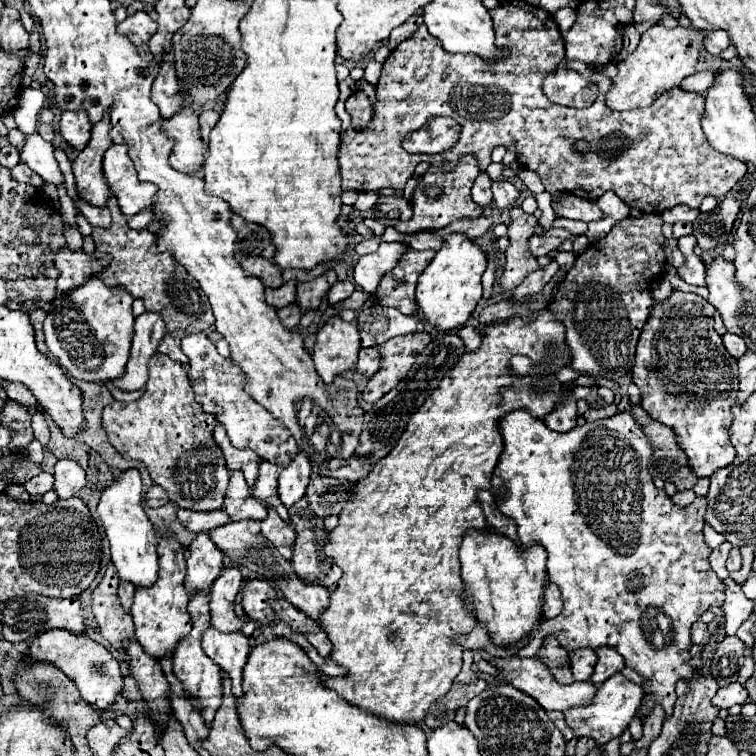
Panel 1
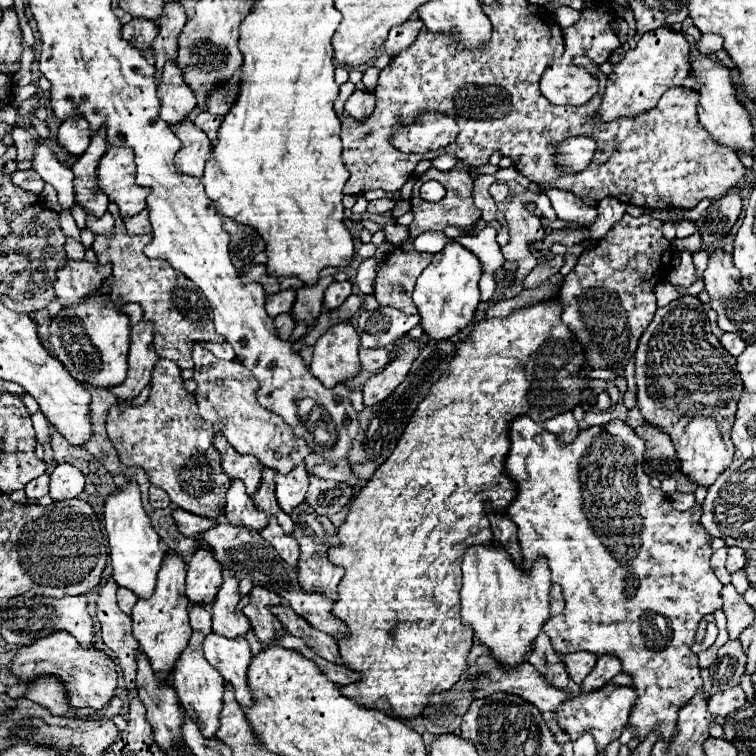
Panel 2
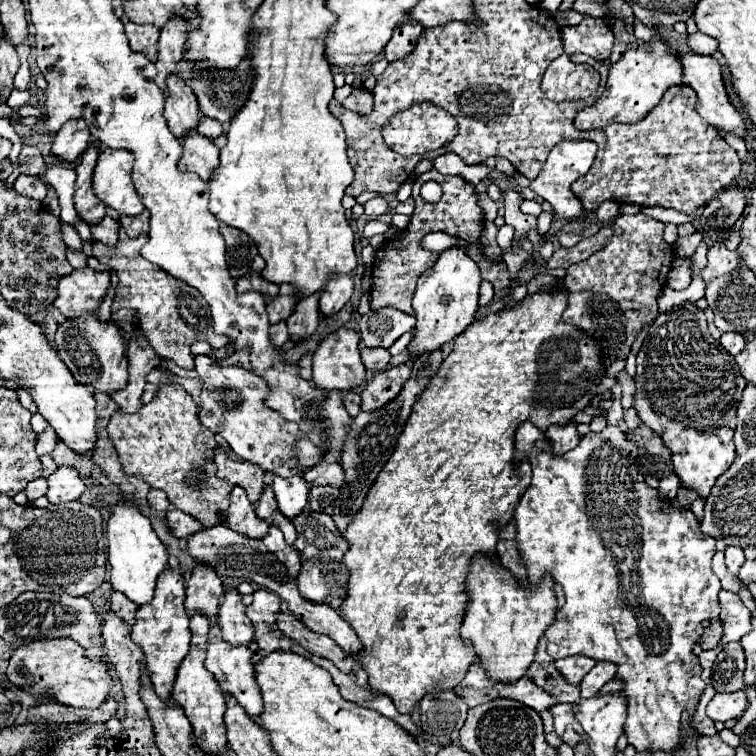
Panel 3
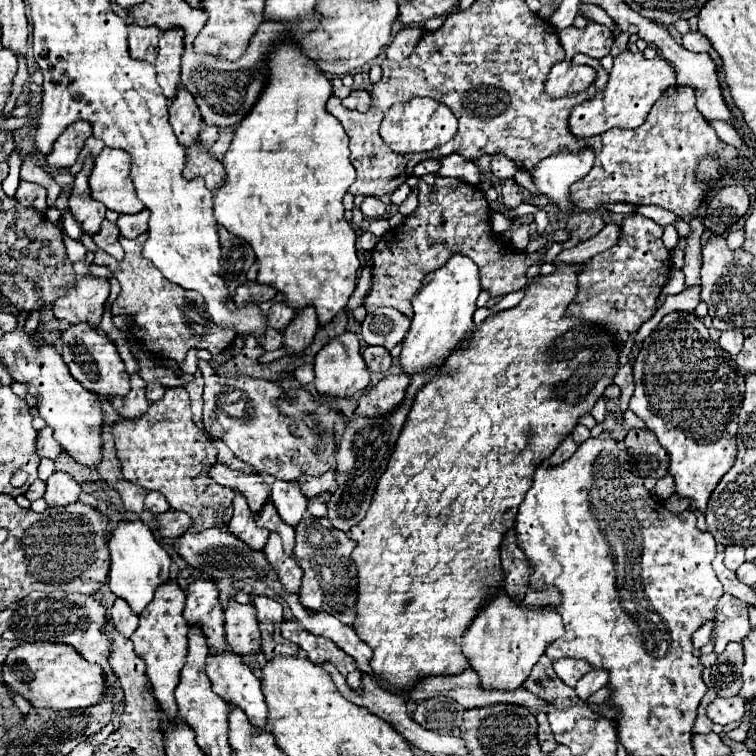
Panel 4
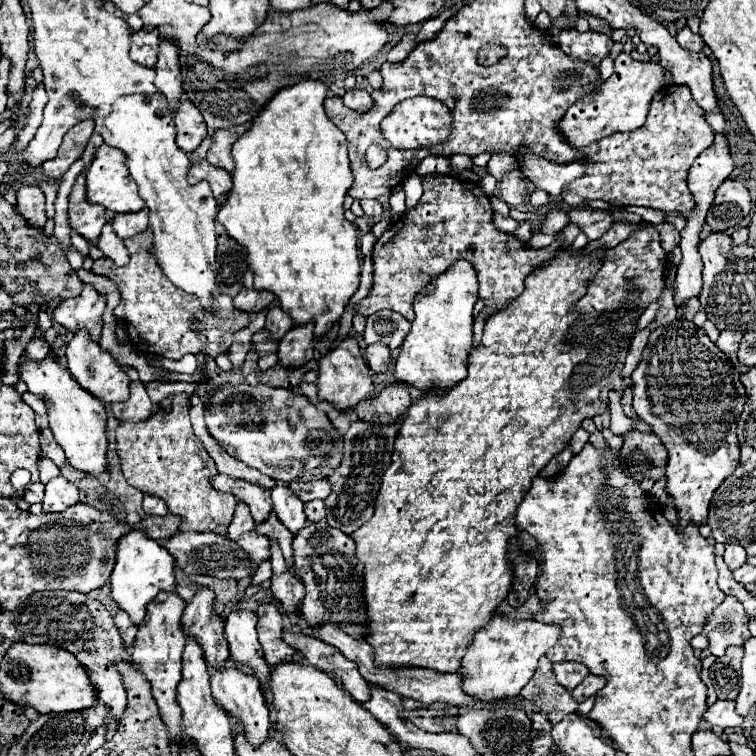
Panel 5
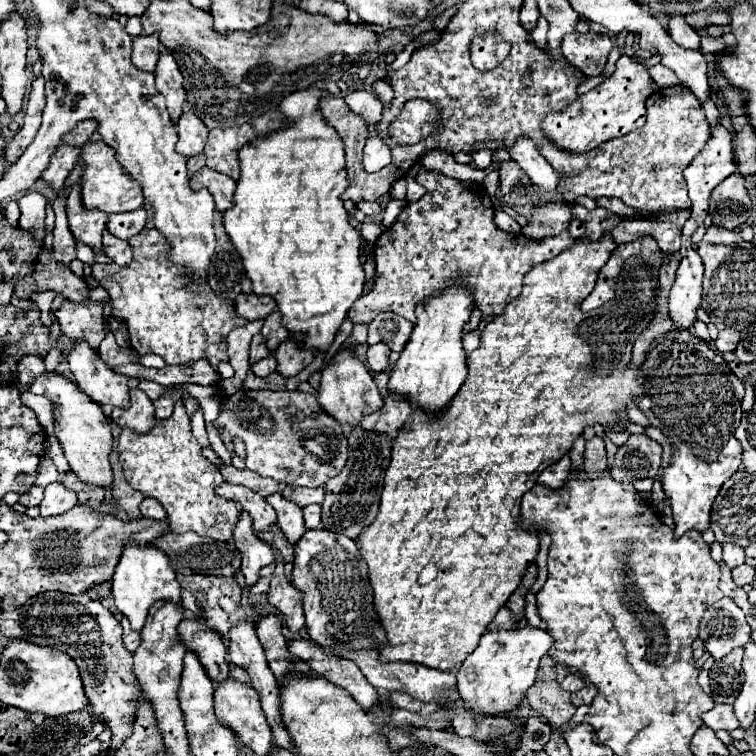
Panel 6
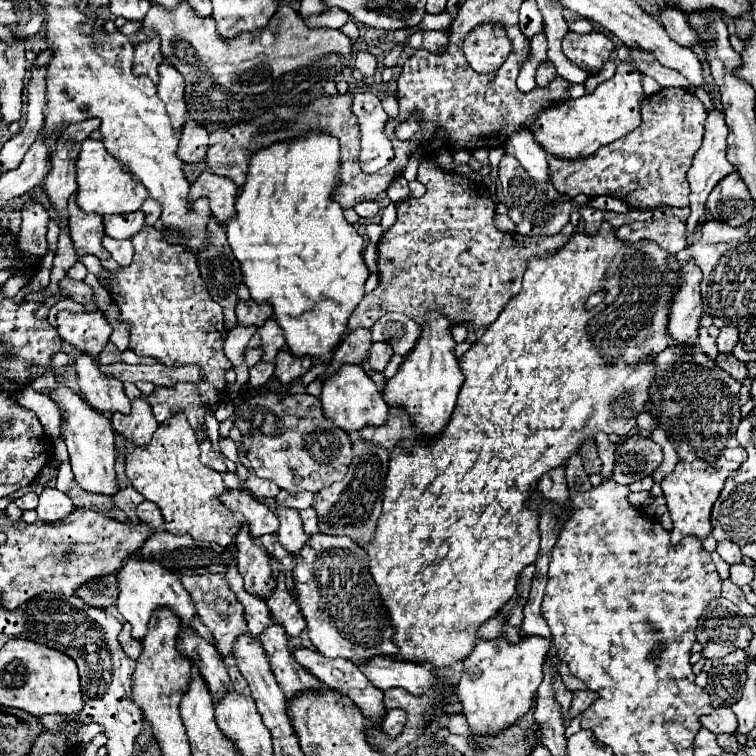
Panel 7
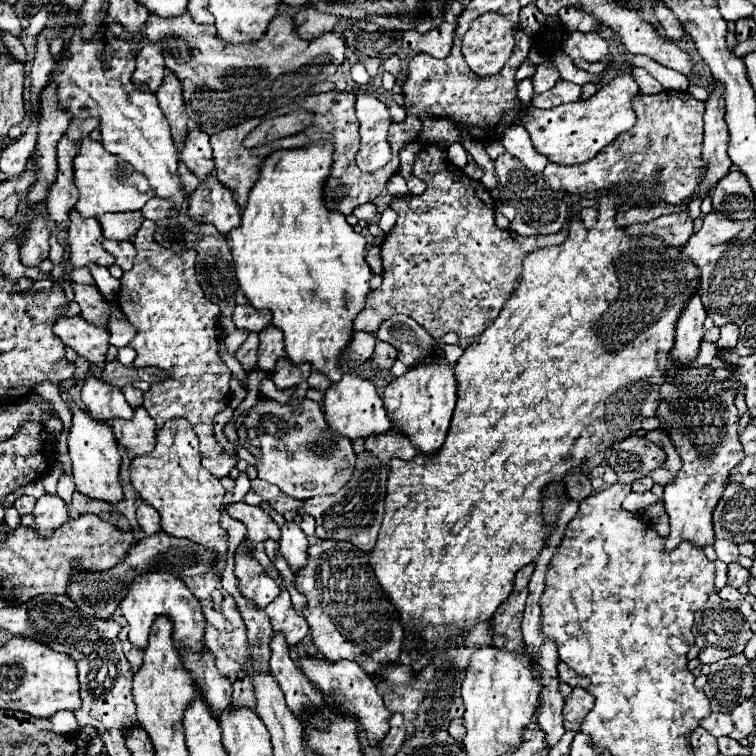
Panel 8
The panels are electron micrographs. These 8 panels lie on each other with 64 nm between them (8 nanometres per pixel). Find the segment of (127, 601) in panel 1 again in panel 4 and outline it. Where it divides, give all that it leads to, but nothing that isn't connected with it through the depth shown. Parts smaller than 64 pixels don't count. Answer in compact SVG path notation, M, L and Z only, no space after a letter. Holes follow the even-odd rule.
M116 600L114 606L112 606L112 612L110 612L110 618L116 626L116 630L124 636L124 638L130 638L134 634L134 630L138 628L138 616L128 608L128 604L124 604L124 600Z

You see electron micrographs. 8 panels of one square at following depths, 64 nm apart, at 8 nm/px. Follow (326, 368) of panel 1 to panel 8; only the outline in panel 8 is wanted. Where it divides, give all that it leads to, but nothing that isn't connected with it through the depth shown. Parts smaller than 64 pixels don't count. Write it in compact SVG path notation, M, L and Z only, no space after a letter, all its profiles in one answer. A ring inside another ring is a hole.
M344 374L338 384L332 384L324 394L324 414L326 422L332 430L336 430L340 436L348 438L350 442L366 440L368 436L386 434L392 430L392 422L388 418L388 412L384 410L382 398L378 396L374 384L370 380L364 380L354 374Z

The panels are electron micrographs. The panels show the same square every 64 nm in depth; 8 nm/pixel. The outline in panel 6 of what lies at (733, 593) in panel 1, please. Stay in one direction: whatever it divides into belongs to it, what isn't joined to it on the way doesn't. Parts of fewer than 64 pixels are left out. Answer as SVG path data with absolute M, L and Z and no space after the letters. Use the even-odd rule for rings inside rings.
M722 598L714 608L708 608L700 620L698 638L712 658L720 660L738 646L750 642L752 628L746 622L744 612L730 600Z

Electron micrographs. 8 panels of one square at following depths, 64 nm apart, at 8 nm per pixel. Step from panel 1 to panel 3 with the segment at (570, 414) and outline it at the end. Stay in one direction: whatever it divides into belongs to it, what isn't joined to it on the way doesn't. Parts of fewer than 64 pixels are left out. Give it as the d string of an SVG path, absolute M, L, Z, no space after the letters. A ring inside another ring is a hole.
M572 422L572 424L566 424L564 428L552 426L552 428L548 428L546 434L548 434L550 442L552 442L552 452L554 452L556 456L562 456L562 454L570 452L570 450L576 448L578 442L580 442L574 422Z

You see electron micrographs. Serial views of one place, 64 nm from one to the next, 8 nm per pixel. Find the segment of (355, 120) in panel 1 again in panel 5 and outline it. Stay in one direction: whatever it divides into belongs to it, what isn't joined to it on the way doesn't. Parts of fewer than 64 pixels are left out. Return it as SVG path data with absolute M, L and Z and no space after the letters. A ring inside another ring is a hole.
M348 90L344 94L344 104L356 112L368 112L374 106L374 100L370 98L370 94L366 90Z

